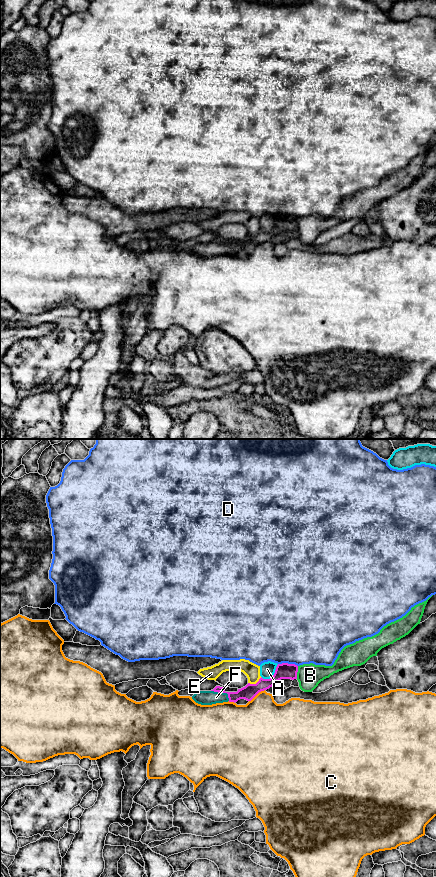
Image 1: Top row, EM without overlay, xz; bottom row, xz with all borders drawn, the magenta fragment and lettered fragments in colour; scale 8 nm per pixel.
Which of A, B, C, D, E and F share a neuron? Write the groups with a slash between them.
A / B / C / D / E / F

